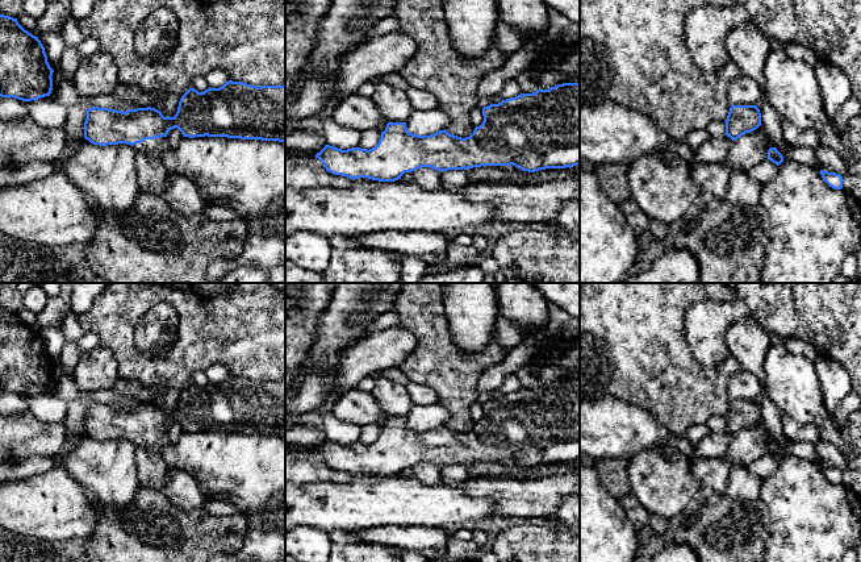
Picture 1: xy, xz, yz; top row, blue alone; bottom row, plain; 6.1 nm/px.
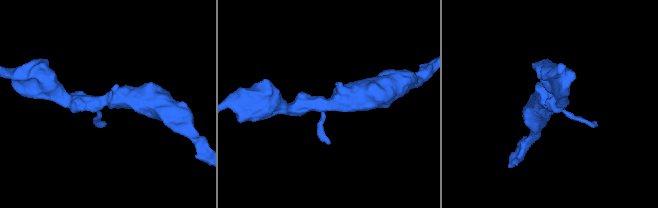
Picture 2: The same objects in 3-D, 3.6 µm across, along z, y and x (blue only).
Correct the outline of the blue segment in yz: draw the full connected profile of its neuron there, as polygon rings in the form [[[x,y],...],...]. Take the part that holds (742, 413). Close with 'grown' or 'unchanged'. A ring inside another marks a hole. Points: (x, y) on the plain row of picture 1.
[[[731,400],[726,417],[726,430],[732,436],[761,420],[761,408],[757,400]]]; unchanged

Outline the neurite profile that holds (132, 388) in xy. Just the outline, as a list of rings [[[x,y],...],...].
[[[118,376],[117,383],[109,390],[125,396],[130,396],[142,403],[151,401],[152,397],[163,392],[160,387],[143,387],[138,382],[125,380],[122,376]]]

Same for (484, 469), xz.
[[[510,459],[510,461],[481,461],[473,462],[467,465],[472,478],[488,478],[500,474],[514,474],[517,471],[524,471],[526,469],[535,469],[536,474],[534,478],[544,478],[543,474],[539,471],[539,466],[528,467],[522,466],[521,463]]]

